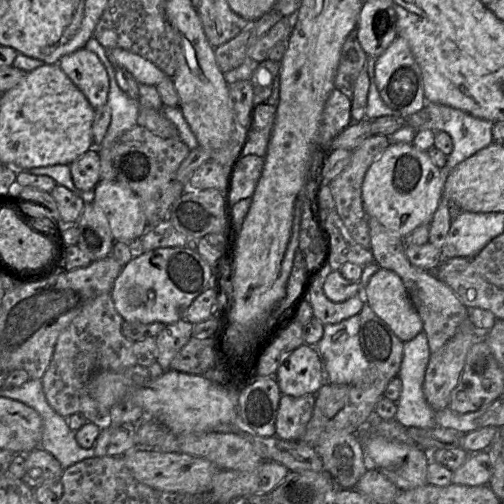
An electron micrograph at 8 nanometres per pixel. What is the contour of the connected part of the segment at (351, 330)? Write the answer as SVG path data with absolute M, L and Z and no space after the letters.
M359 314L336 324L326 324L319 343L310 345L321 355L327 381L353 383L368 369L369 362L360 345L359 328Z

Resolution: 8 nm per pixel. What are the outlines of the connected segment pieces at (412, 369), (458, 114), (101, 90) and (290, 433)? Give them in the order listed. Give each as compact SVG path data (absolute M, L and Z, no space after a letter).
M424 331L420 332L412 340L404 342L403 358L398 373L398 377L402 381L402 392L396 402L397 412L395 419L406 428L431 429L437 426L434 419L435 411L428 404L423 391L425 373L430 355L428 338Z
M426 102L426 105L423 109L426 111L427 125L423 125L420 127L432 129L435 132L444 131L448 133L453 140L453 150L448 155L447 163L444 167L444 170L447 173L462 161L466 160L470 156L474 155L476 152L494 142L494 123L492 121L474 117L462 110L437 103Z
M84 47L64 55L58 65L95 110L107 103L109 76L97 54Z
M282 394L278 407L275 435L283 440L300 440L312 417L315 397L316 394L299 397Z

